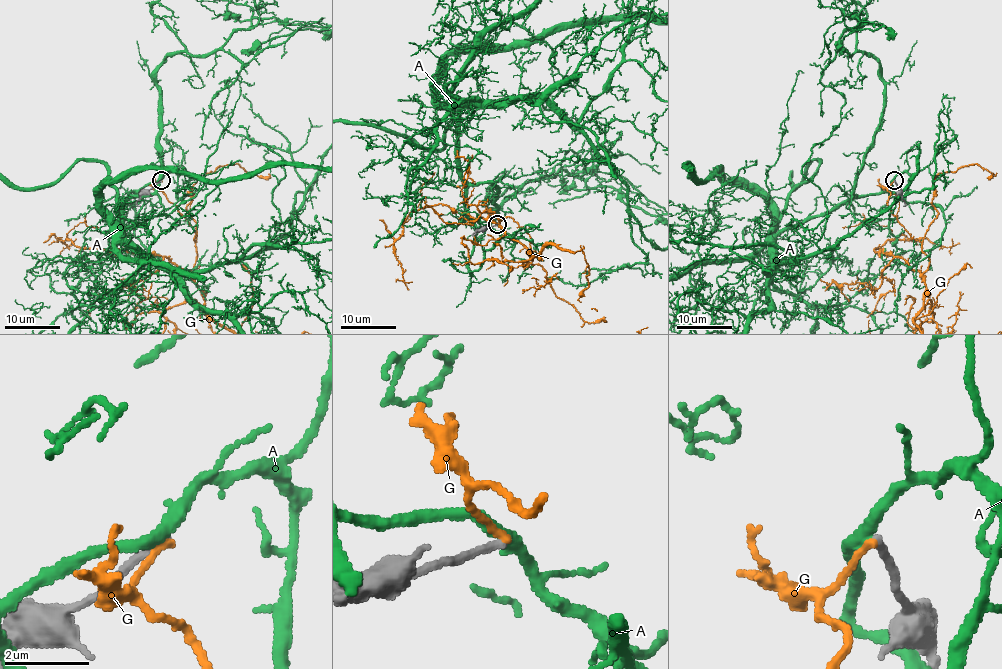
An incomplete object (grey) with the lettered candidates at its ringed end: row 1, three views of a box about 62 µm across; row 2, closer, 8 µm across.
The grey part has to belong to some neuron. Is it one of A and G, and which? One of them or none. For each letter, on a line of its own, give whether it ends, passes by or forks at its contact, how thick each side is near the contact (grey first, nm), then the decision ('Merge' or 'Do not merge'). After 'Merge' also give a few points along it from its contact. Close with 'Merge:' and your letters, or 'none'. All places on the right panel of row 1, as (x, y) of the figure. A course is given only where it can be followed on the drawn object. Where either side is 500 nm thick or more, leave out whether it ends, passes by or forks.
A: It passes by. Thickness 190 nm (grey) against 320 nm. Do not merge
G: It ends there. Thickness 190 nm (grey) against 160 nm. Do not merge
Merge: none

